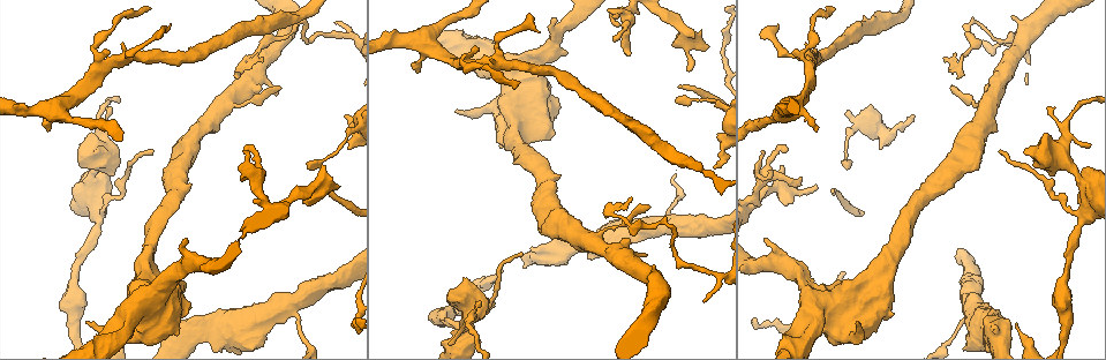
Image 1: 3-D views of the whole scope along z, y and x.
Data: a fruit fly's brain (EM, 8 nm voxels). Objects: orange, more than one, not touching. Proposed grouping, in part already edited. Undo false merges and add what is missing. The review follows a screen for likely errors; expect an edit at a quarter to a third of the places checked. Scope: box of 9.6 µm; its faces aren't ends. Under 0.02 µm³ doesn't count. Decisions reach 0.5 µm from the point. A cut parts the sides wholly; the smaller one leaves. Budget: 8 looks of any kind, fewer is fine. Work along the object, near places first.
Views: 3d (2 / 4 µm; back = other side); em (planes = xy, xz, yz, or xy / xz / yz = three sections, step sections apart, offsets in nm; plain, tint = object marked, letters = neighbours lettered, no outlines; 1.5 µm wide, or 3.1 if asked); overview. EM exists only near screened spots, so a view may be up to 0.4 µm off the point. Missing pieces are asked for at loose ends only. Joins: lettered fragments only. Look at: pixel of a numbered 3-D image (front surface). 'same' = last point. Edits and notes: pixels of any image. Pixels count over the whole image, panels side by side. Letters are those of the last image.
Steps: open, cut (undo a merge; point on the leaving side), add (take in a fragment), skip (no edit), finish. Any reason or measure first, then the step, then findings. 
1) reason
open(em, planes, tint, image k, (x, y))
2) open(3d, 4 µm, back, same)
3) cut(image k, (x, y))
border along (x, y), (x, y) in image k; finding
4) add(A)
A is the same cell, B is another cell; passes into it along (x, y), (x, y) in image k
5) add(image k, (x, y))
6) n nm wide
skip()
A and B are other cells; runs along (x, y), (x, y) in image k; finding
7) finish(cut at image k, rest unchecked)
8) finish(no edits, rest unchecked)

an open end
open(em, planes, letters, image 1, (830, 6))

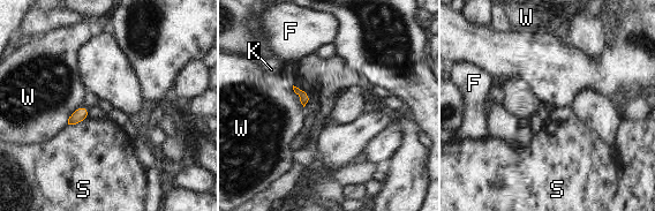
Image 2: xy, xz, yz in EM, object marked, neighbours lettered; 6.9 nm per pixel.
skip()
F, K, S and W are other cells; border along (292, 85), (303, 106) in image 2; no lettered fragment goes on from it

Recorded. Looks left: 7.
an open end
open(3d, 2 µm, image 1, (647, 208))

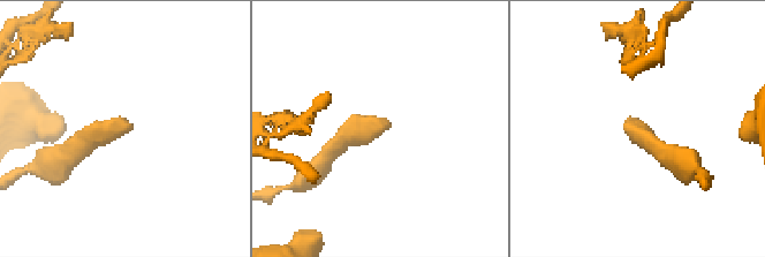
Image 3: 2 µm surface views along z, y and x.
open(em, yz, step 4, letters, image 3, (635, 125))

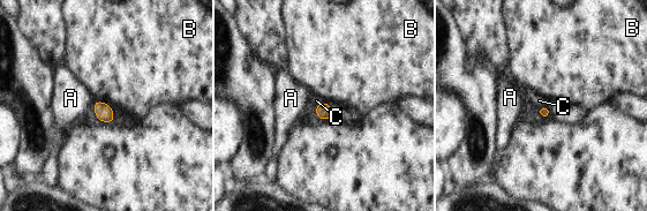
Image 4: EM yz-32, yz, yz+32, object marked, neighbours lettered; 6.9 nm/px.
80 nm wide
skip()
A, B and C are other cells; no lettered fragment goes on from it

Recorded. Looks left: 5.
thick turns thin
open(3d, 4 µm, image 1, (91, 184))

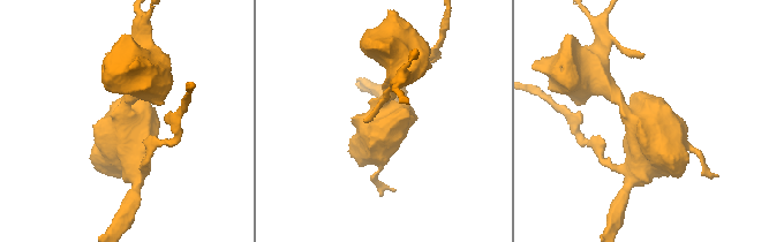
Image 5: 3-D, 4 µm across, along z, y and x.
shape alone is not enough
open(em, xy, step 4, tint, image 5, (129, 120))

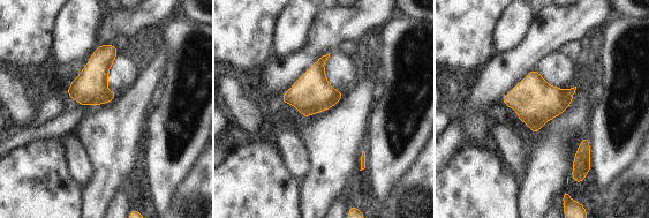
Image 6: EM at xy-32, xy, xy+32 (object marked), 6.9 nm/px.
open(em, planes, letters, same)

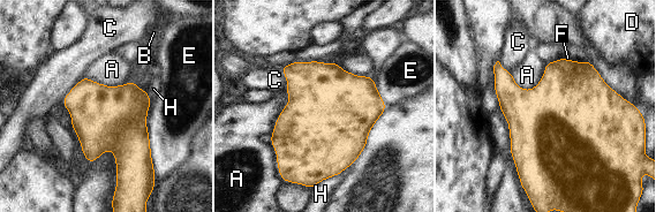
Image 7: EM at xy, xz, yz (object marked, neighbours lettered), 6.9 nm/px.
A touches over 600 nm
skip()
A, B, C, D, E, F and H are other cells; border along (286, 91), (271, 134), (280, 175) in image 7; continuous, no second neuron

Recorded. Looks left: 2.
finish(no edits, rest unchecked)

